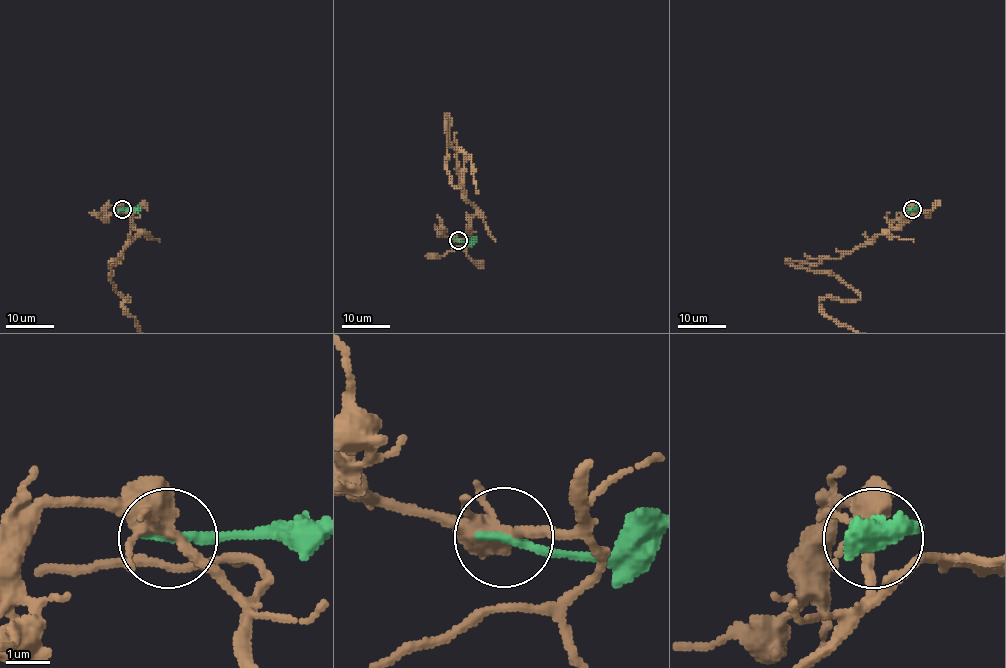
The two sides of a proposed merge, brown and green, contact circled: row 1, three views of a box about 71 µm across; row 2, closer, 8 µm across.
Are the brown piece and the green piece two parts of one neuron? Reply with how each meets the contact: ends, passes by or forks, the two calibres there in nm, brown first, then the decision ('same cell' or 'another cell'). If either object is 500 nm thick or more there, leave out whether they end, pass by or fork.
brown forks | green ends | 360/240 nm | another cell

